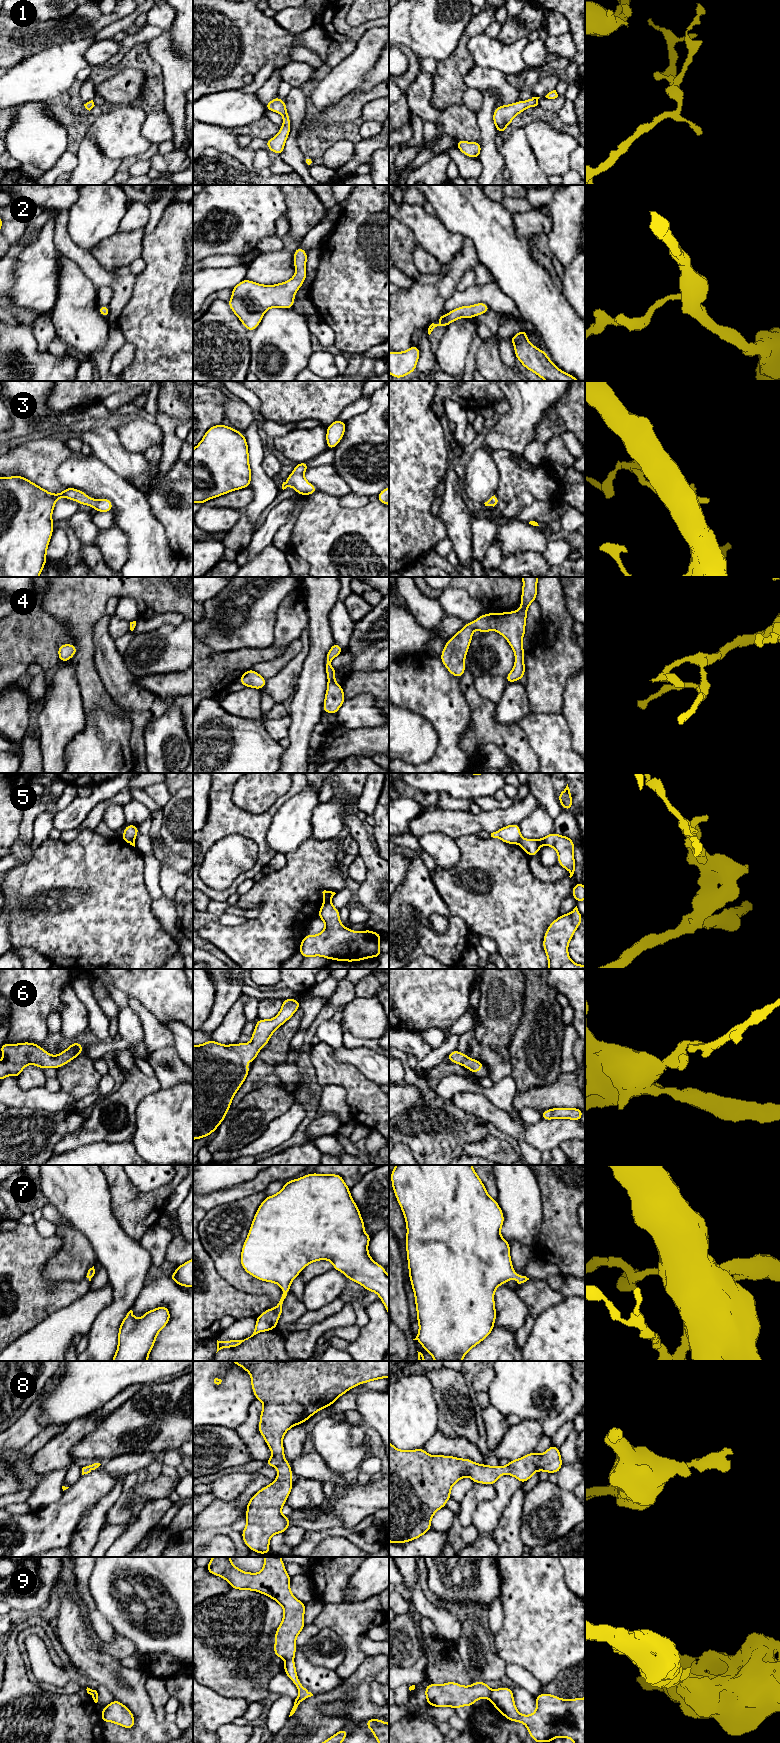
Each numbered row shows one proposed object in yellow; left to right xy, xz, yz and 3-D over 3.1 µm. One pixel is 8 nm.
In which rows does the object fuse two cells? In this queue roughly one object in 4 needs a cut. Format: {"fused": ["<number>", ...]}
{"fused": ["5", "9"]}

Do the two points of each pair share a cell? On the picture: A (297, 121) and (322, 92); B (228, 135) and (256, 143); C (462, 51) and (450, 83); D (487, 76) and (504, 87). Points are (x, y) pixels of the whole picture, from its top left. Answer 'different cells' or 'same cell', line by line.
A: different cells
B: different cells
C: same cell
D: same cell

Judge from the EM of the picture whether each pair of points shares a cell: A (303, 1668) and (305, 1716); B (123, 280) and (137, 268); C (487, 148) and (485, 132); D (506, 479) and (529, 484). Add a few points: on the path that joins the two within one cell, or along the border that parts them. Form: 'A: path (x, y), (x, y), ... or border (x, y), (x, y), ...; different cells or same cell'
A: border (335, 1687), (326, 1692), (313, 1695); different cells
B: border (128, 266), (135, 275); different cells
C: path (487, 144), (487, 136); same cell
D: path (512, 479), (523, 480); same cell

